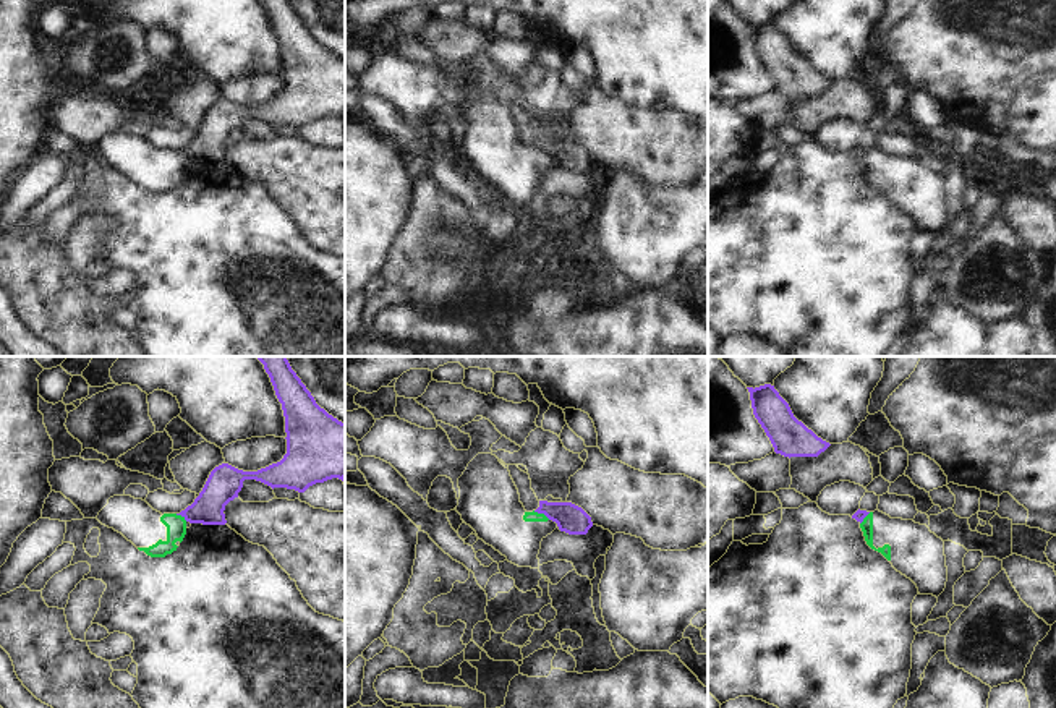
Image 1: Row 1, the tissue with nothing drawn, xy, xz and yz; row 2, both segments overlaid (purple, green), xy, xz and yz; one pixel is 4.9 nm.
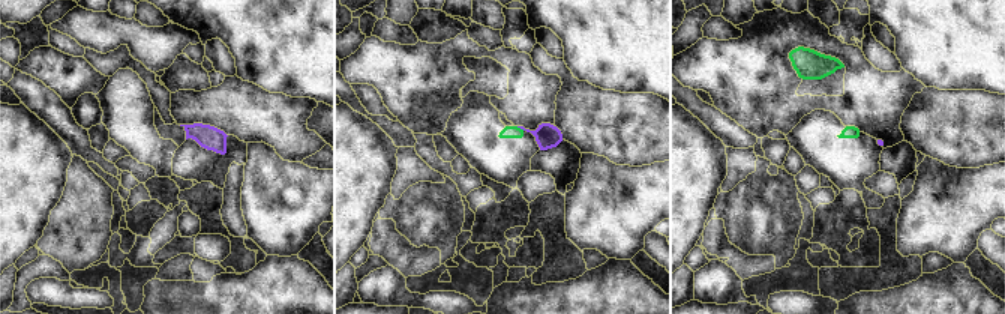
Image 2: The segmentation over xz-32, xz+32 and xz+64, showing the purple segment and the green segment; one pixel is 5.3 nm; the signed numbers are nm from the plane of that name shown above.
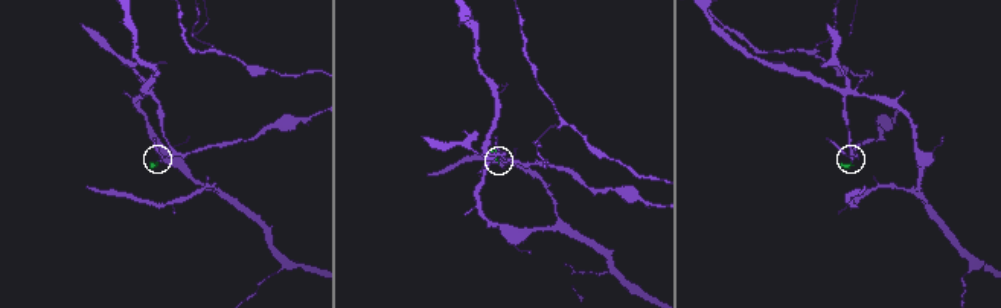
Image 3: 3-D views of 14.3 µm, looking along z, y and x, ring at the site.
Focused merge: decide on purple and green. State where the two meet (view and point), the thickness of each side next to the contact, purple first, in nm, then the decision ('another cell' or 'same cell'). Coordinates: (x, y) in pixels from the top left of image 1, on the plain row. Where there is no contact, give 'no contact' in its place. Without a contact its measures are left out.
xz (541, 149) | 140/50 nm | another cell

